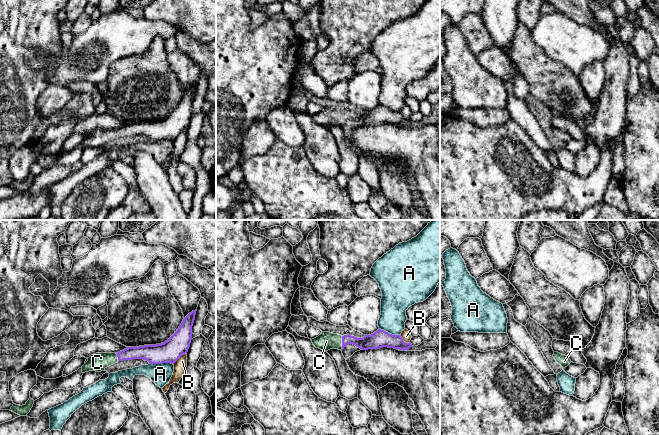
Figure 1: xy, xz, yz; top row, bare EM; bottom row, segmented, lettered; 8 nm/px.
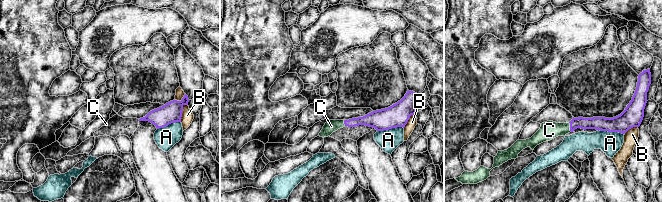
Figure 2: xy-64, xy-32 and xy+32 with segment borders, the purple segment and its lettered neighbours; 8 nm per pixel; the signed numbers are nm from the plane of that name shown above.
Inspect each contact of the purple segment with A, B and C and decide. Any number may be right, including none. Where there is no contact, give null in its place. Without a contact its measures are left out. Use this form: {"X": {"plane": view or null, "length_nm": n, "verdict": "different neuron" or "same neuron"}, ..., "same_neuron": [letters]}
{"A": {"plane": "xy", "length_nm": 180, "verdict": "different neuron"}, "B": {"plane": "xy", "length_nm": 150, "verdict": "different neuron"}, "C": {"plane": "xz", "length_nm": 110, "verdict": "same neuron"}, "same_neuron": ["C"]}

